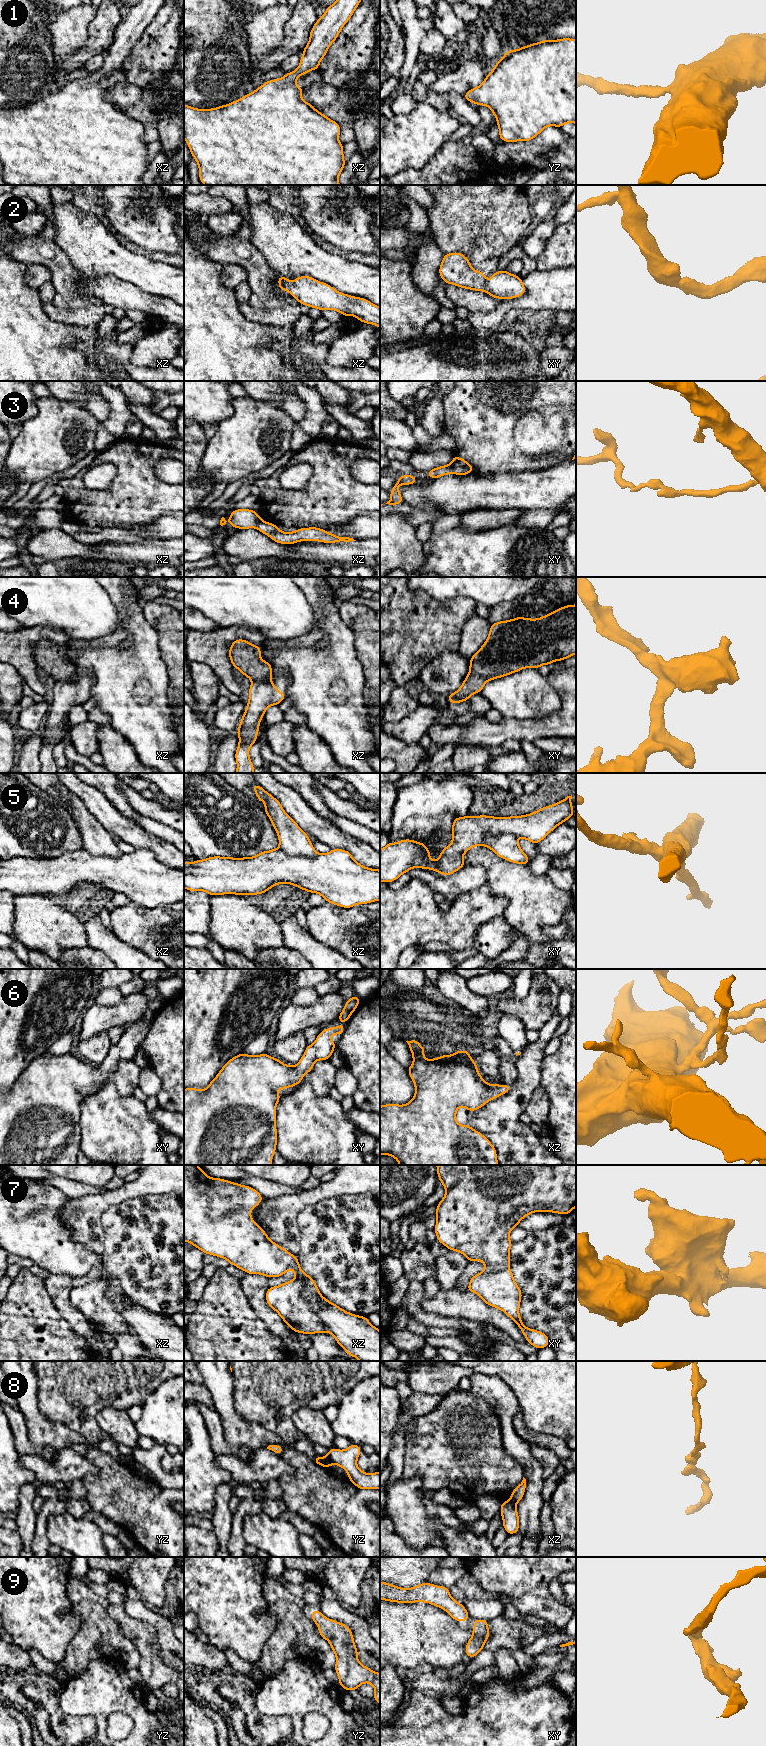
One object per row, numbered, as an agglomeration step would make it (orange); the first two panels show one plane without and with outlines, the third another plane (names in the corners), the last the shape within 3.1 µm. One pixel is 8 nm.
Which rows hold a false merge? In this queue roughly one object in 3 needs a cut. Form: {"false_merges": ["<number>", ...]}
{"false_merges": ["3", "4", "5", "7", "8"]}

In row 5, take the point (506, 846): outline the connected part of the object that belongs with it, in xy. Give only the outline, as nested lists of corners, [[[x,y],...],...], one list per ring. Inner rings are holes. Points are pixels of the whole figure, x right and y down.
[[[512,834],[488,835],[486,842],[495,854],[512,863],[527,865],[530,858],[522,851]]]

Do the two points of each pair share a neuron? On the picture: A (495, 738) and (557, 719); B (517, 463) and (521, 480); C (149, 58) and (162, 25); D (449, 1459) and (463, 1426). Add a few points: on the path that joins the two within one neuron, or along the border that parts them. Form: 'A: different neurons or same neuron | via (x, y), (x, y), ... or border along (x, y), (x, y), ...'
A: same neuron | via (510, 729), (542, 728)
B: different neurons | border along (542, 469), (501, 472), (496, 475)
C: same neuron | via (157, 50), (162, 33)
D: same neuron | via (452, 1451), (459, 1444), (463, 1434)

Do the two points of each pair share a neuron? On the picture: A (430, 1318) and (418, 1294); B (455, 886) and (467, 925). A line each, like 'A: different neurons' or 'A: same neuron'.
A: same neuron
B: different neurons

